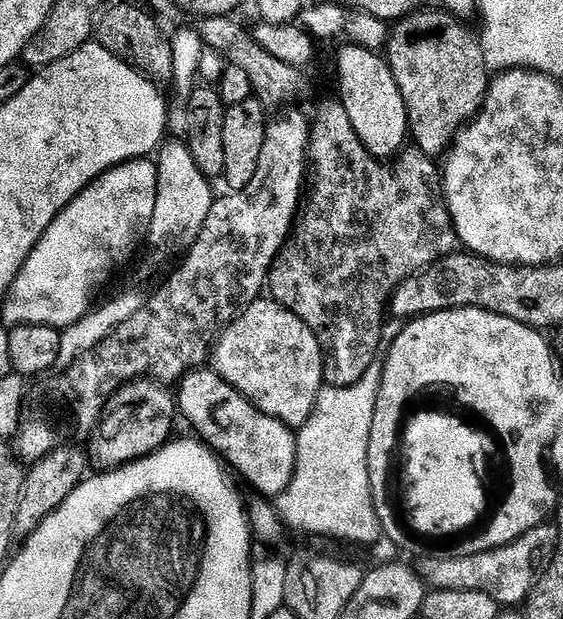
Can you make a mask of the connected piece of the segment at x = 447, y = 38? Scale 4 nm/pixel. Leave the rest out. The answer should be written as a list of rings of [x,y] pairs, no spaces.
[[[440,6],[426,8],[405,16],[393,27],[386,59],[408,107],[411,135],[424,144],[436,144],[440,136],[455,137],[484,107],[490,61],[484,56],[479,35],[472,33],[457,13]]]

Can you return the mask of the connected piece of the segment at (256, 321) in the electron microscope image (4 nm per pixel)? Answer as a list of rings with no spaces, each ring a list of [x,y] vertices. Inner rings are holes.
[[[275,298],[254,301],[223,329],[214,349],[215,371],[230,382],[259,412],[278,418],[298,430],[316,408],[321,388],[325,387],[326,353],[310,326],[302,322]]]

